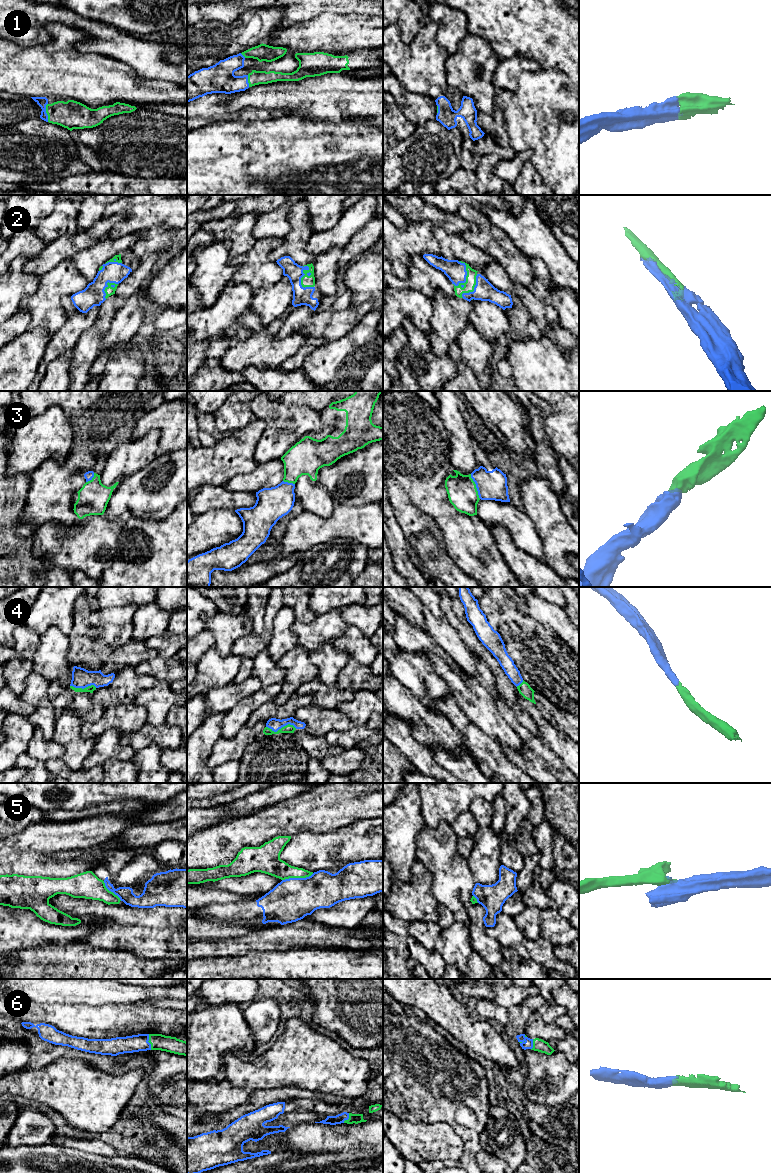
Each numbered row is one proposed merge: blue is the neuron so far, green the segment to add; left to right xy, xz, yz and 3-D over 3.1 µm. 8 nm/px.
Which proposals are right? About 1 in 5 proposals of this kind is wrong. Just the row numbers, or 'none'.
1, 2, 3, 4, 6

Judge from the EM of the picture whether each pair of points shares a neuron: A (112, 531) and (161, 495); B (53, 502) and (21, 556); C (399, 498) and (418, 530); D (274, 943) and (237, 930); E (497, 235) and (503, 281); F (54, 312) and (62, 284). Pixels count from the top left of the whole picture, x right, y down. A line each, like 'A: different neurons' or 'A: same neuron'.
A: different neurons
B: different neurons
C: same neuron
D: different neurons
E: different neurons
F: same neuron

